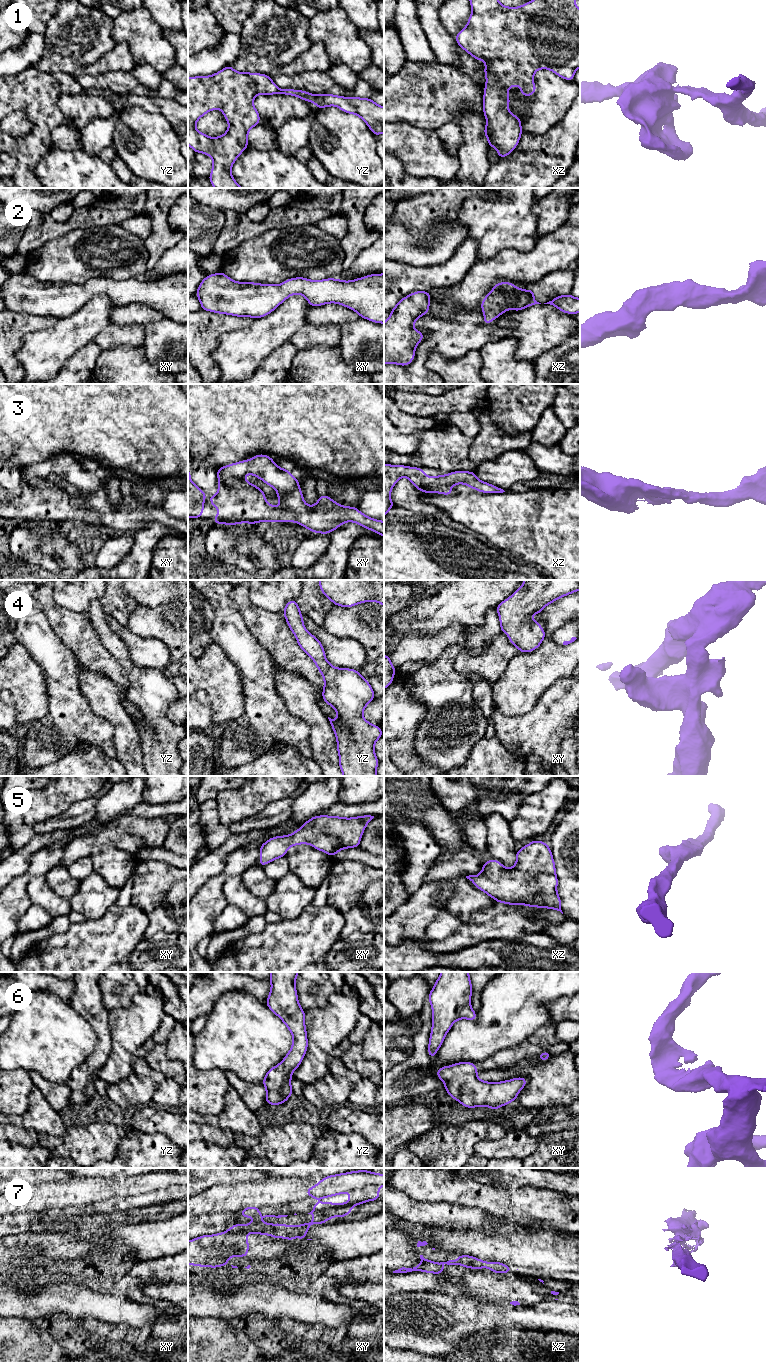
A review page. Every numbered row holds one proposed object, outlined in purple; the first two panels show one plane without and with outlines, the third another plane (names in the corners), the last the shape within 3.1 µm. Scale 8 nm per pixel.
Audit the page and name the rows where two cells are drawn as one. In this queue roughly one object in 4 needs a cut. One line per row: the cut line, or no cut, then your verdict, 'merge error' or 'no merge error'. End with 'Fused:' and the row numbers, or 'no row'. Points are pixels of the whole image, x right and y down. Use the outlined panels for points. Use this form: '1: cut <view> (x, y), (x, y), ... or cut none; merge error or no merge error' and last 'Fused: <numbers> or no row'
1: cut none; no merge error
2: cut none; no merge error
3: cut none; no merge error
4: cut none; no merge error
5: cut none; no merge error
6: cut none; no merge error
7: cut xy (229, 1228), (243, 1230), (246, 1233); merge error
Fused: 7

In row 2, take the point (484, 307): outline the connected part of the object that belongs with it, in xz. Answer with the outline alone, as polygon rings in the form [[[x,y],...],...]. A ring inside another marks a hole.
[[[500,282],[481,301],[481,309],[484,314],[484,325],[500,317],[509,309],[513,311],[523,310],[531,305],[541,304],[534,298],[534,289],[525,290],[516,287],[512,282]]]

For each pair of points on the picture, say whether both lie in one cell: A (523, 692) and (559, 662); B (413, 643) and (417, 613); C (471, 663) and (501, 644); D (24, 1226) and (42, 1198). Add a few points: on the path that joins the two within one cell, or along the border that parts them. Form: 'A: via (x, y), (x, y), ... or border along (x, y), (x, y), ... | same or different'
A: via (532, 683), (550, 665) | same
B: border along (439, 632), (430, 636), (407, 633), (394, 643) | different
C: via (478, 663), (482, 663), (494, 651) | same
D: border along (43, 1212), (22, 1218) | different

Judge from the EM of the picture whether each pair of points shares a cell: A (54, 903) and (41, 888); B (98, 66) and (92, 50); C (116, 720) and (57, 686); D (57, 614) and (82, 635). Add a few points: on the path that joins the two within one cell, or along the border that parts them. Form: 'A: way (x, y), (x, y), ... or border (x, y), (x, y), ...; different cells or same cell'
A: way (50, 899), (43, 892); same cell
B: border (115, 46), (94, 62), (81, 66), (75, 71); different cells
C: border (79, 682), (79, 691), (89, 707), (106, 719); different cells
D: way (63, 620), (76, 631); same cell

